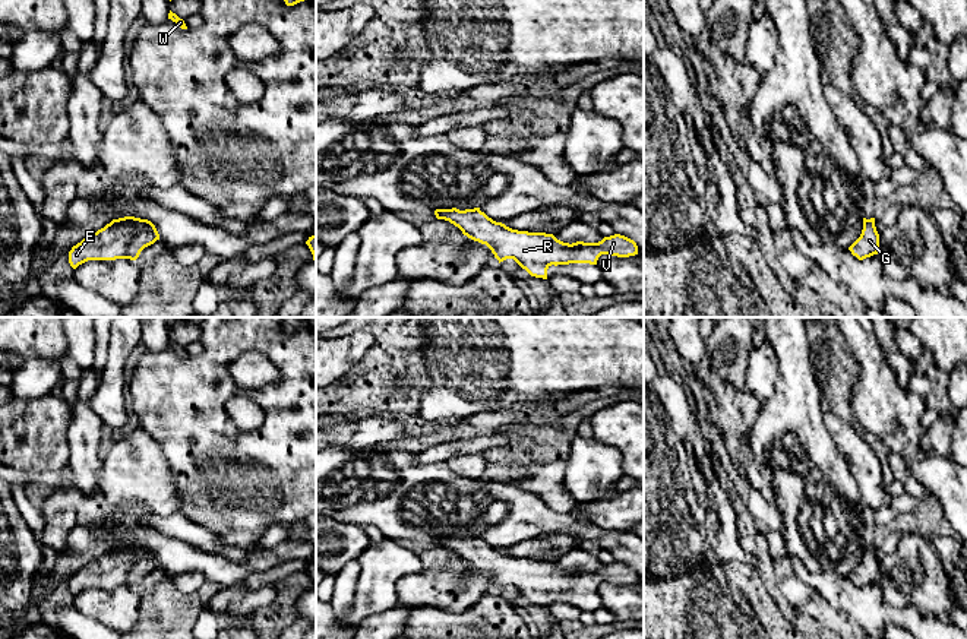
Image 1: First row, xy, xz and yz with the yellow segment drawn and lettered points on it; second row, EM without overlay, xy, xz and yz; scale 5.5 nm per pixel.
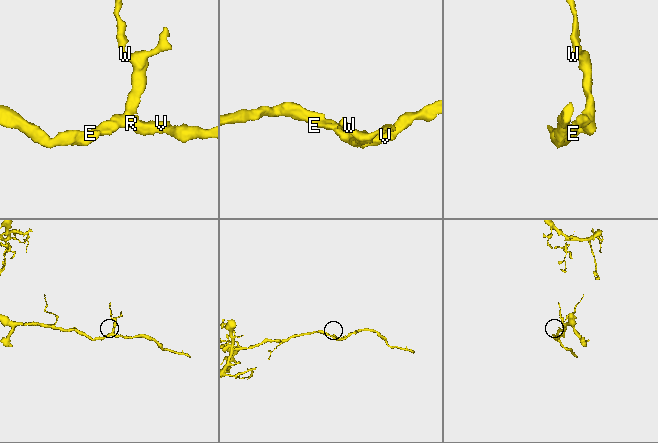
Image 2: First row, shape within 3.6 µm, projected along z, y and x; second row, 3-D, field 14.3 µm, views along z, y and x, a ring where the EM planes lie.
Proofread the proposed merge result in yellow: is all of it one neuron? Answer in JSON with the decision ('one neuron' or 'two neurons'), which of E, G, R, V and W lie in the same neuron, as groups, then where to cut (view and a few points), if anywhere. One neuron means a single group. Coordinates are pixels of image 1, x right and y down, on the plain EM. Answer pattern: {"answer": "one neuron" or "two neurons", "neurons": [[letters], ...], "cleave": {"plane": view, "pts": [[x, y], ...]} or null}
{"answer": "one neuron", "neurons": [["E", "G", "R", "V", "W"]], "cleave": null}

